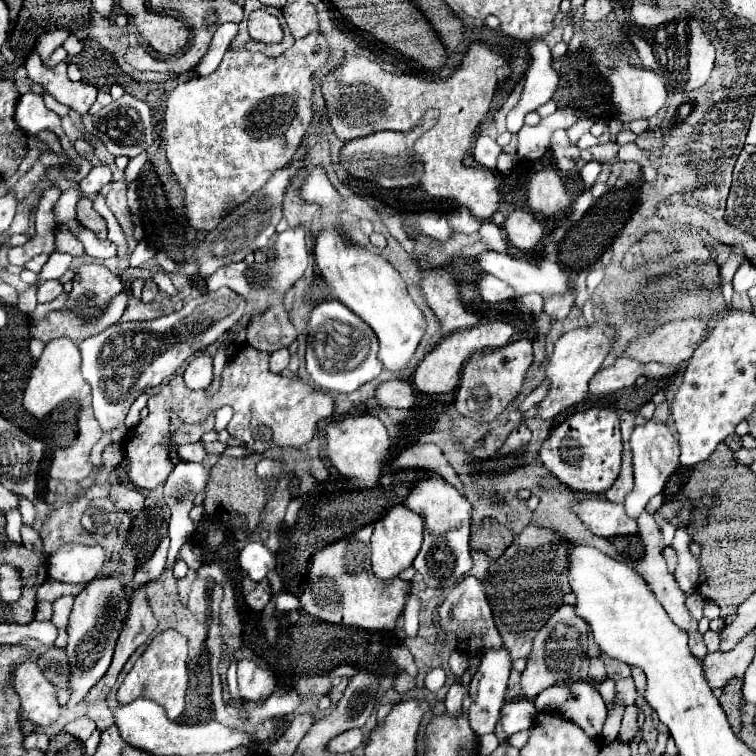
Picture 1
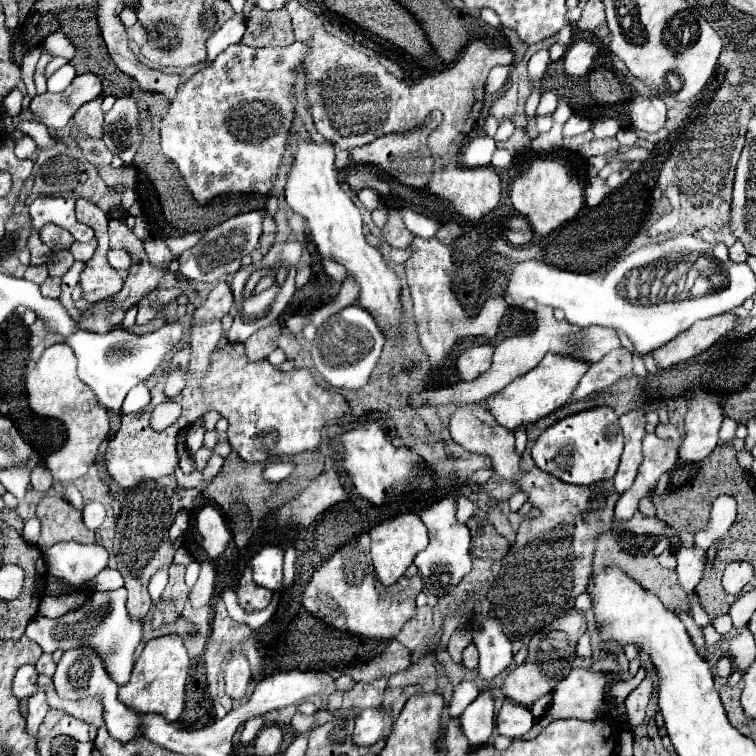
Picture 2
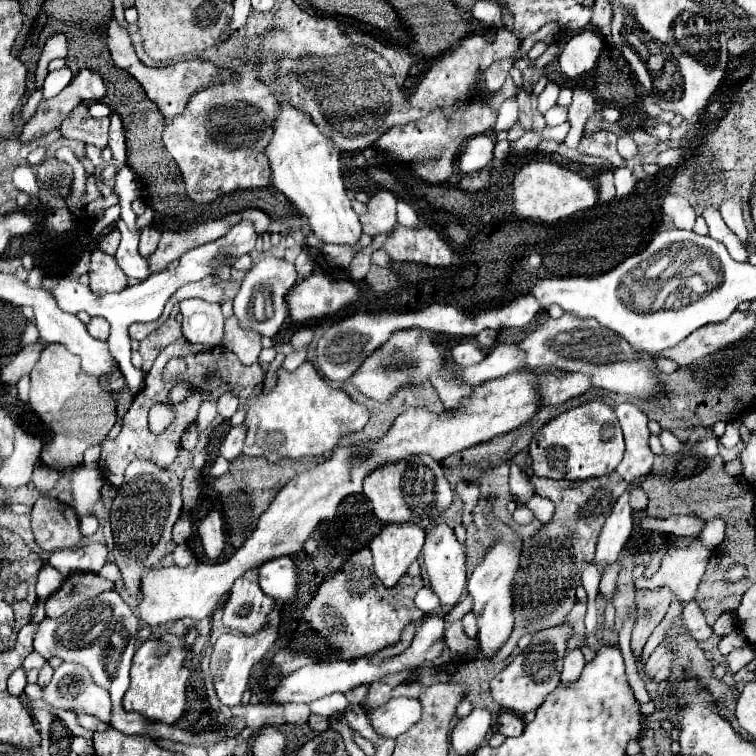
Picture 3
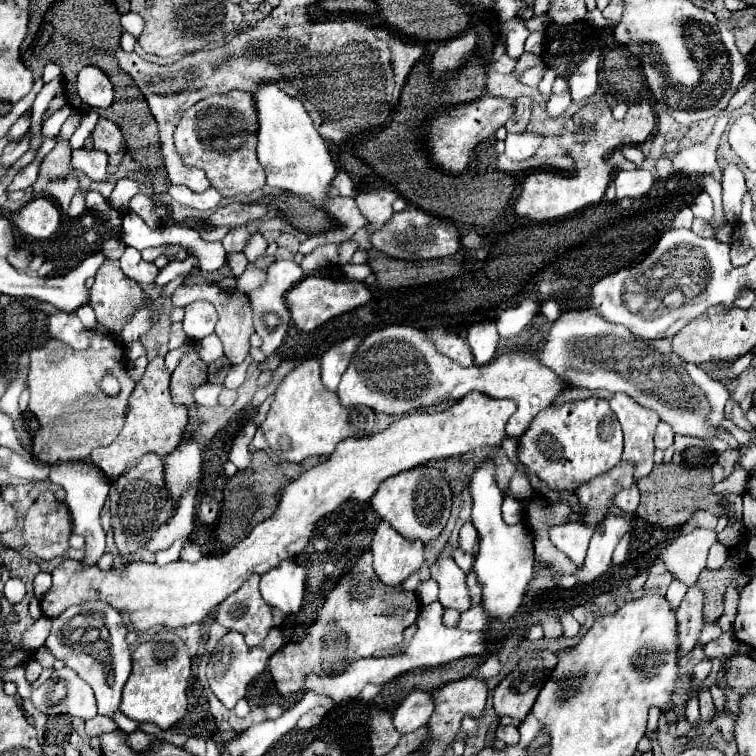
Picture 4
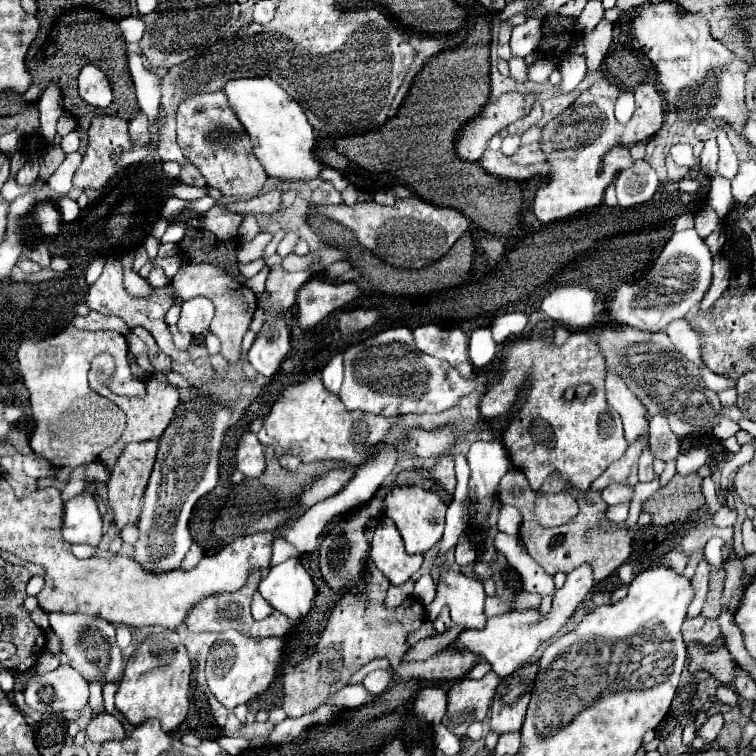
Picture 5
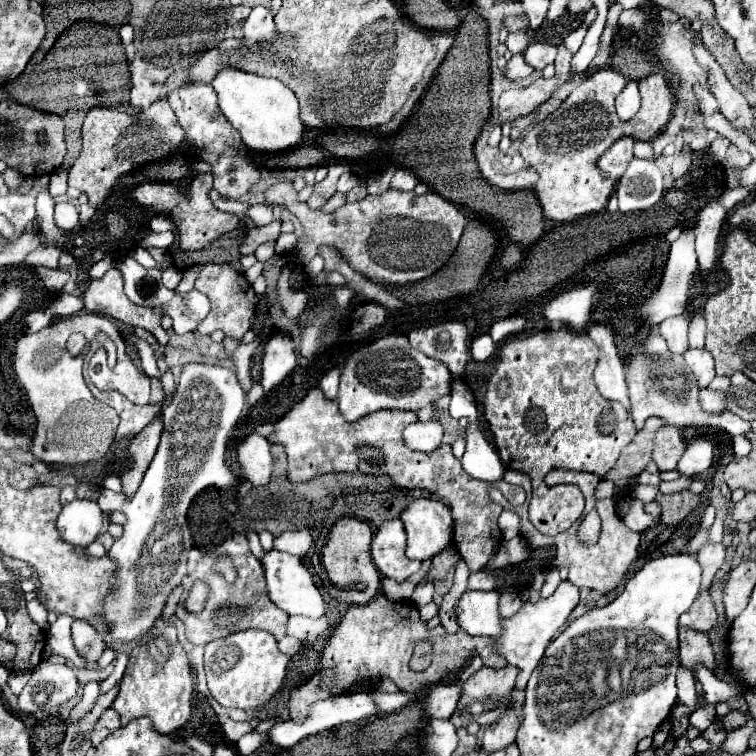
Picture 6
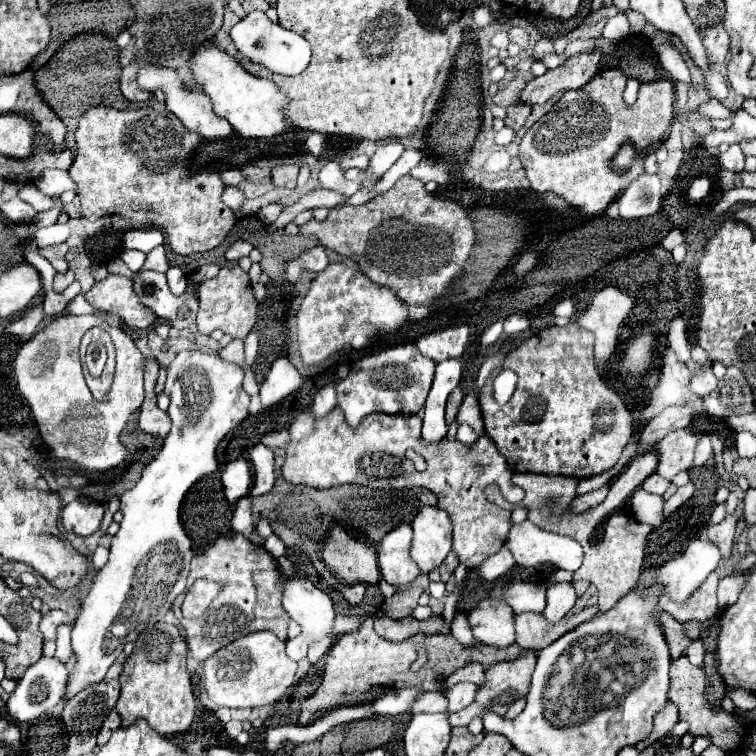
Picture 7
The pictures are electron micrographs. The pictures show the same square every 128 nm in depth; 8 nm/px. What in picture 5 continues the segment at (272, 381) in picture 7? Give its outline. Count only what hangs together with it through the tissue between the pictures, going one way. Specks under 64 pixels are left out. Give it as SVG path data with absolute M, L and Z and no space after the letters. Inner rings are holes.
M284 316L278 318L268 318L268 326L262 330L262 334L254 340L248 360L250 364L266 378L272 378L282 360L290 354L290 332L286 328Z

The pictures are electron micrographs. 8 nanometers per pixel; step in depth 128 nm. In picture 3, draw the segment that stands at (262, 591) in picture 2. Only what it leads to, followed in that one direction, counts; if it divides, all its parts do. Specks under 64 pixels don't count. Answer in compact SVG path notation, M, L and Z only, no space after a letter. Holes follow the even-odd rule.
M252 569L236 580L226 606L224 606L224 626L230 630L240 630L242 634L256 634L264 628L268 614L274 610L274 600L266 596L258 586L258 570Z

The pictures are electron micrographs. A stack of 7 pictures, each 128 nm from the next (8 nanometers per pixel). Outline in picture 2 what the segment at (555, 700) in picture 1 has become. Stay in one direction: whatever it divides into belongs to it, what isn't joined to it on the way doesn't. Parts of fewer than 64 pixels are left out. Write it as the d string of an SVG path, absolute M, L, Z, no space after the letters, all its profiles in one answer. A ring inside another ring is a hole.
M548 694L548 696L544 696L544 698L540 698L540 700L536 700L536 704L532 706L532 716L538 720L538 718L542 718L544 716L544 712L548 710L548 706L552 704L552 694Z

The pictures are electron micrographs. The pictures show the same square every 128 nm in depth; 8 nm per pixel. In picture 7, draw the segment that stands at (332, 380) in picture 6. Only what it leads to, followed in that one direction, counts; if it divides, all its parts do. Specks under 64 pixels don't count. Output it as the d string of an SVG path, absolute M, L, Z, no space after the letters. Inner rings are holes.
M330 384L330 386L324 386L318 394L316 394L316 398L314 398L314 404L312 404L312 414L316 416L316 418L324 418L324 416L328 416L332 410L336 408L336 390L334 390L334 384Z

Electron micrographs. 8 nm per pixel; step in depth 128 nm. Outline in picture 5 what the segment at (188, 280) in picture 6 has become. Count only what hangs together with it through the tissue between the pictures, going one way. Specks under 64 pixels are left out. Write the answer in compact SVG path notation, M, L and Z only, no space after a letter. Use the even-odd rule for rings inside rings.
M110 258L104 266L104 272L100 274L100 278L90 286L90 294L88 294L88 308L94 310L94 312L100 312L100 314L114 314L118 318L122 318L130 328L136 328L136 326L144 326L158 342L160 350L170 354L170 358L178 360L180 364L182 362L190 362L190 356L182 354L182 356L174 356L178 354L178 350L174 348L172 344L172 334L164 322L164 316L168 312L168 308L176 302L176 294L174 294L174 288L172 286L164 286L164 288L156 288L152 292L152 296L146 296L146 298L132 298L128 296L128 292L124 292L124 284L122 284L122 262L118 258Z

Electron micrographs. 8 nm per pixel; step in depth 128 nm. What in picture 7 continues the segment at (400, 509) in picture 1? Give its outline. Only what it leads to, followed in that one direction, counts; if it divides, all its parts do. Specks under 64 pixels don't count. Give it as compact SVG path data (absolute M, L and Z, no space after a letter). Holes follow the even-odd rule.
M400 524L384 536L382 544L378 546L378 566L382 578L396 586L410 586L416 576L420 574L418 566L410 560L410 544L412 544L412 526Z

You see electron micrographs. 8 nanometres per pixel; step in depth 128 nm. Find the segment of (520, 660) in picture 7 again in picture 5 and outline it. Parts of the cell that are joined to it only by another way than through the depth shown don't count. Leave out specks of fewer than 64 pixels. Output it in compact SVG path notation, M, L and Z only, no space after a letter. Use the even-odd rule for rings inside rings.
M488 672L480 680L464 678L448 690L448 712L442 722L450 728L452 734L464 736L472 722L484 720L488 716L500 682L502 680L496 676L496 672Z

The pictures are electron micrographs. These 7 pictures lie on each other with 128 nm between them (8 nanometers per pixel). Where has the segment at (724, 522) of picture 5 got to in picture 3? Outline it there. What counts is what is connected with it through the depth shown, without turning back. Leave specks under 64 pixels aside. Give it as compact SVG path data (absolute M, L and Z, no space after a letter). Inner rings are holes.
M694 514L690 516L672 516L672 518L650 518L650 516L642 516L640 526L644 530L652 530L652 532L664 532L664 534L674 534L674 536L698 536L706 522Z

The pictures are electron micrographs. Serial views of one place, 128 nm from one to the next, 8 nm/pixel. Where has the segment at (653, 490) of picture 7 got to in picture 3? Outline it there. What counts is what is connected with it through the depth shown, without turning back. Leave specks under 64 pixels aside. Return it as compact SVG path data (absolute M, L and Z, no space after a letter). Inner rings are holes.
M622 402L614 406L614 412L620 420L624 440L626 440L626 454L618 464L616 472L626 482L634 482L636 478L650 474L650 468L654 462L654 454L648 446L648 438L650 438L648 416L630 402Z

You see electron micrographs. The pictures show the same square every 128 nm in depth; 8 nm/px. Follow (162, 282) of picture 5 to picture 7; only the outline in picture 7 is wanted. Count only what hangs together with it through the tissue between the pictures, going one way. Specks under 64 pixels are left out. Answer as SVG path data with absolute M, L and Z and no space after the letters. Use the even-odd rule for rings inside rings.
M168 268L166 278L168 278L168 286L172 288L172 294L174 296L182 296L180 292L184 292L184 288L186 288L186 276L184 276L184 272L180 268Z

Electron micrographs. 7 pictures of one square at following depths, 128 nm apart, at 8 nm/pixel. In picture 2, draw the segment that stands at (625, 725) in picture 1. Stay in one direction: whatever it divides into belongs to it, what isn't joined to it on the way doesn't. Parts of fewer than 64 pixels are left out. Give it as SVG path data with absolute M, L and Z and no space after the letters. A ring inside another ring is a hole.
M646 674L646 678L640 682L640 686L636 690L630 692L630 696L626 698L626 712L628 712L628 722L632 728L636 728L638 724L642 724L644 714L646 714L646 706L652 698L652 694L656 692L656 684L654 684L654 674Z

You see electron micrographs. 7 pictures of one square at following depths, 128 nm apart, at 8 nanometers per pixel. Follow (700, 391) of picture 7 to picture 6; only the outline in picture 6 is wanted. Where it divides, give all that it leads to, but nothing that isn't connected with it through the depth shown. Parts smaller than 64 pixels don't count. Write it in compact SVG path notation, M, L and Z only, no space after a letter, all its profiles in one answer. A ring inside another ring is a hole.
M700 388L698 398L702 409L707 412L723 412L726 410L724 392Z

